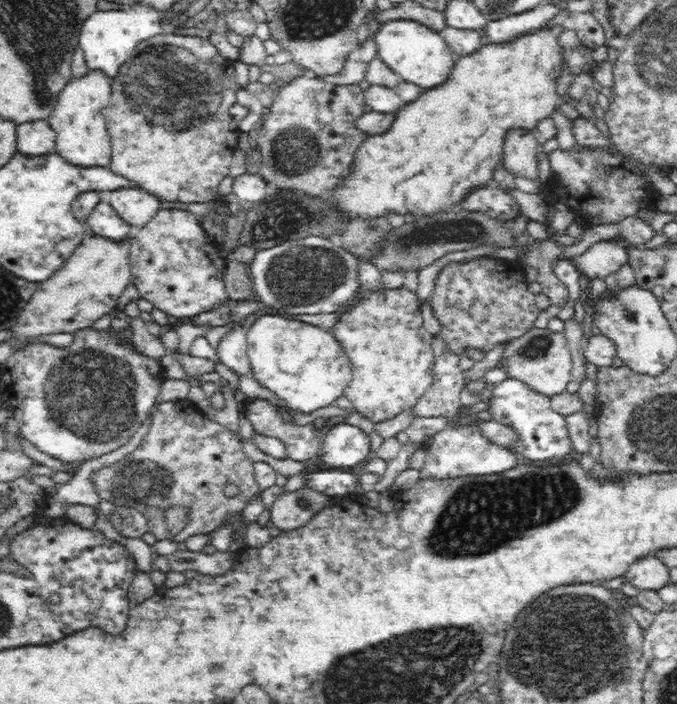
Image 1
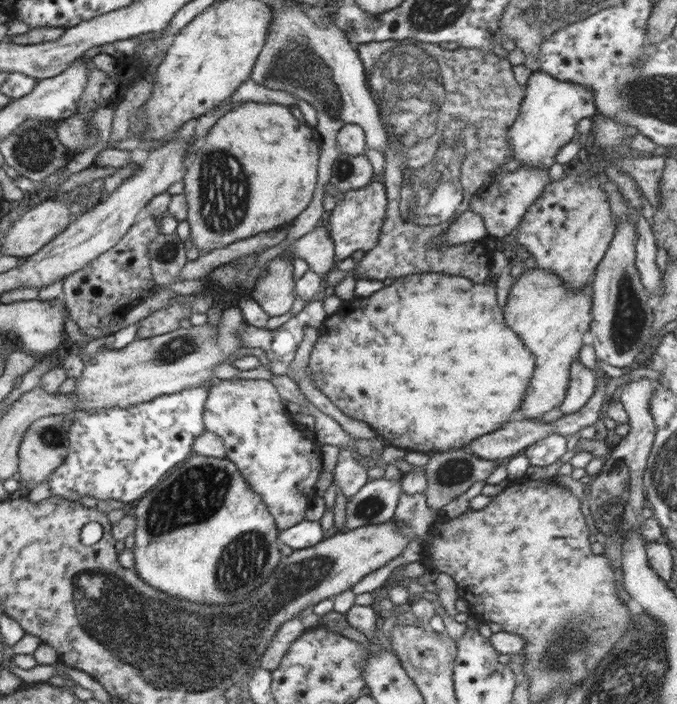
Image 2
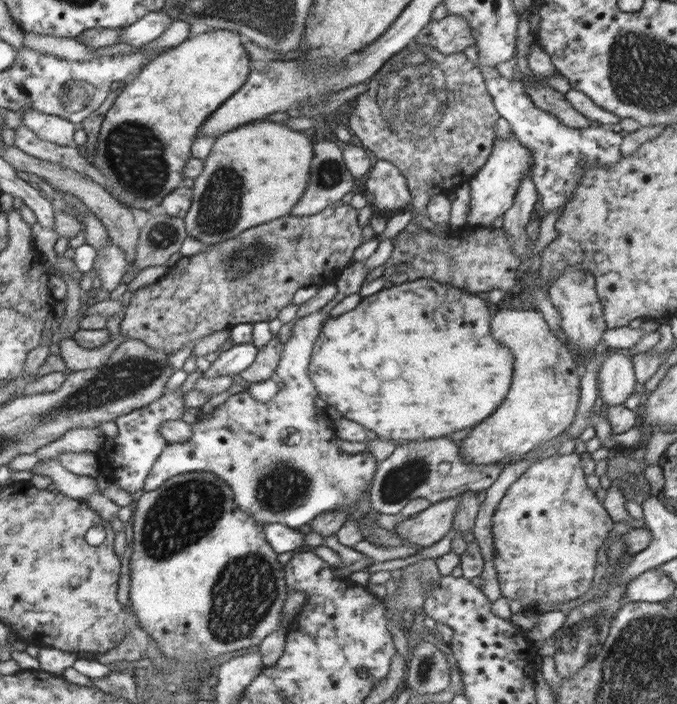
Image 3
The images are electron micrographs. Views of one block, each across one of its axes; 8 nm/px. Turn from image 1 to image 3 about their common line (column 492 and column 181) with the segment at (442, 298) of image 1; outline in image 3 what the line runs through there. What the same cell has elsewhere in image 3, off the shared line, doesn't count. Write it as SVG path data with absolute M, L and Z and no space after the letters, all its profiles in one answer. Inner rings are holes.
M342 201L335 202L325 208L324 210L310 216L294 216L286 215L280 219L271 220L270 223L264 223L260 226L250 228L248 231L242 232L235 238L226 240L224 243L212 244L204 246L196 255L182 256L179 261L169 270L166 275L160 278L156 283L152 283L142 289L138 289L126 311L123 319L121 331L125 340L140 339L146 341L152 348L162 349L173 354L179 351L183 346L193 344L196 346L199 340L202 340L207 334L218 332L226 328L235 327L237 324L248 324L254 322L270 322L279 315L279 312L291 304L295 296L295 292L301 288L309 285L323 286L331 284L334 280L338 280L344 268L352 264L351 258L354 255L356 248L359 248L366 240L361 236L361 227L358 225L358 210L352 208L352 205L342 203Z

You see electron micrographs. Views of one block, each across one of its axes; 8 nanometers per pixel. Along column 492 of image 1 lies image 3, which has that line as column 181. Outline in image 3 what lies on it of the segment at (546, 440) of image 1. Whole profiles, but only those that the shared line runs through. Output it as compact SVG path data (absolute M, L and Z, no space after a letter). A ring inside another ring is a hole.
M180 388L166 391L152 404L122 416L116 421L119 427L119 435L108 437L107 443L103 446L106 452L110 452L110 454L104 454L104 458L106 458L104 462L112 464L110 466L112 470L104 470L106 476L110 474L108 478L116 479L128 492L134 493L145 490L147 480L157 459L169 444L160 434L159 428L164 422L182 418L182 412L186 410L182 396L184 396L184 391Z

